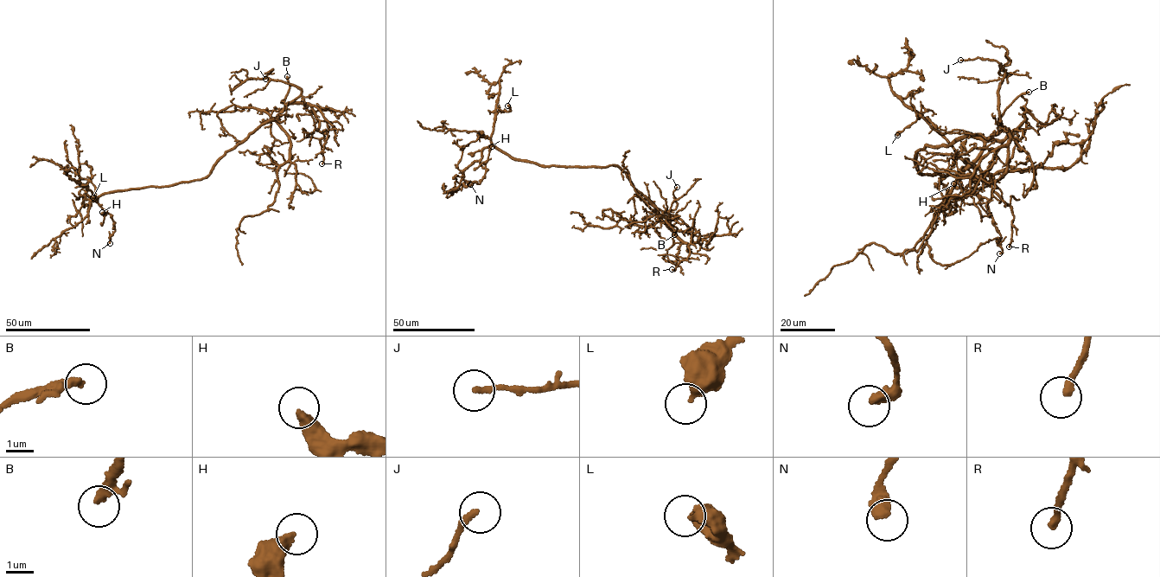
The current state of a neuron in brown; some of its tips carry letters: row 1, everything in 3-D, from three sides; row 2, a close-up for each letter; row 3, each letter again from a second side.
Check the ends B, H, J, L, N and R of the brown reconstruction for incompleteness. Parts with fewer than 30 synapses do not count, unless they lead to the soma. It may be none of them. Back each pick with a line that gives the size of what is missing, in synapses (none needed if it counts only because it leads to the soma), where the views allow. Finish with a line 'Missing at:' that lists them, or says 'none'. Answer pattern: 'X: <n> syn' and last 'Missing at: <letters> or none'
Missing at: B

